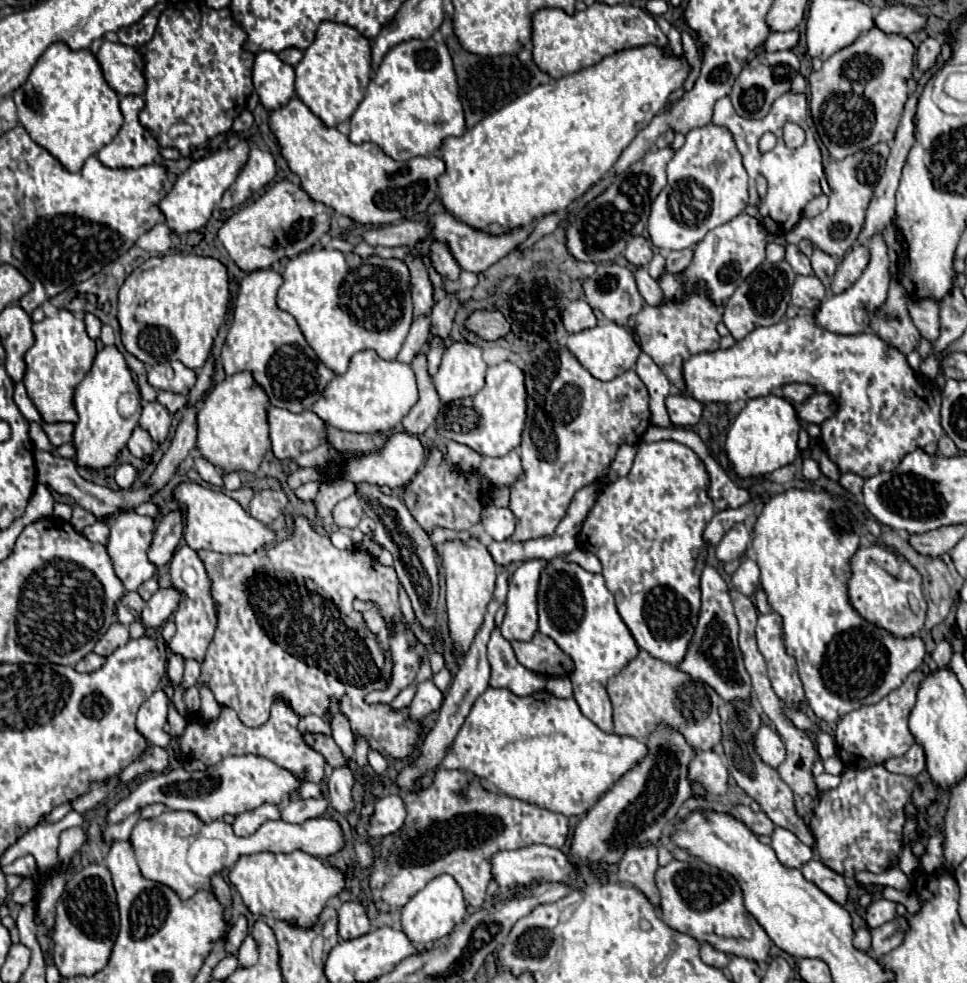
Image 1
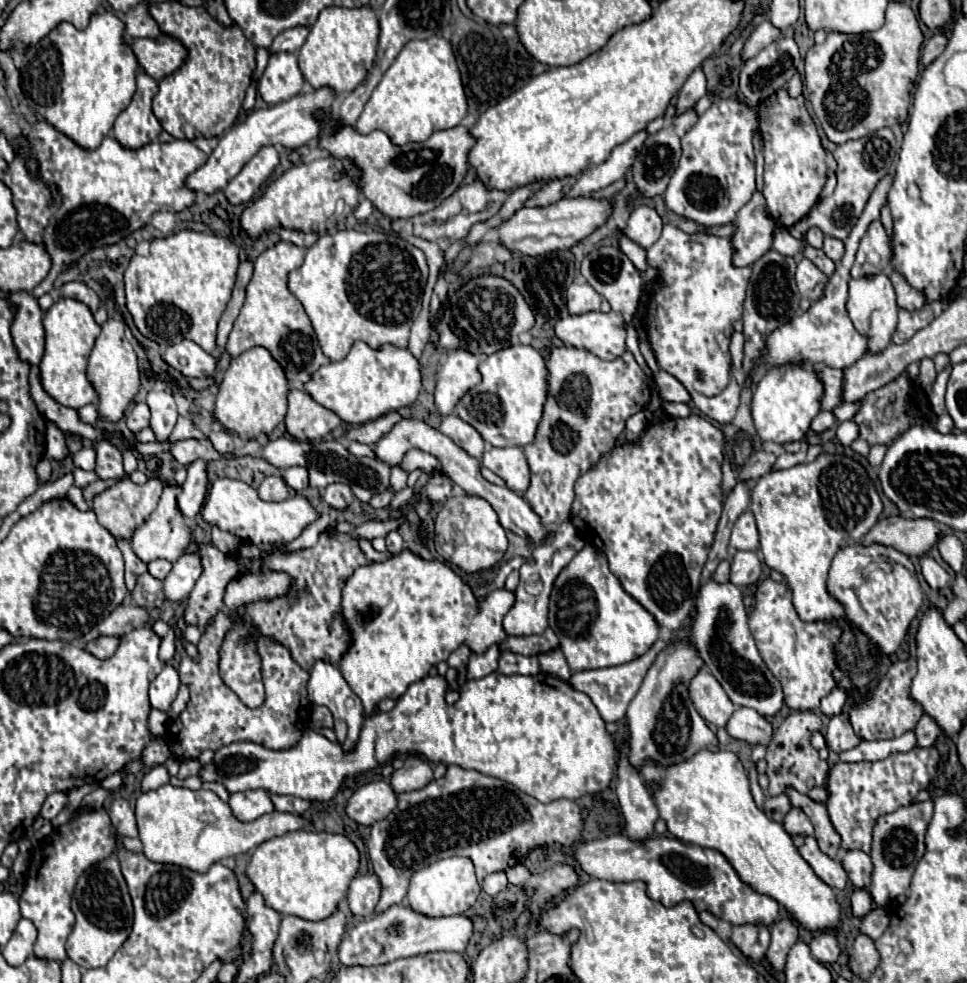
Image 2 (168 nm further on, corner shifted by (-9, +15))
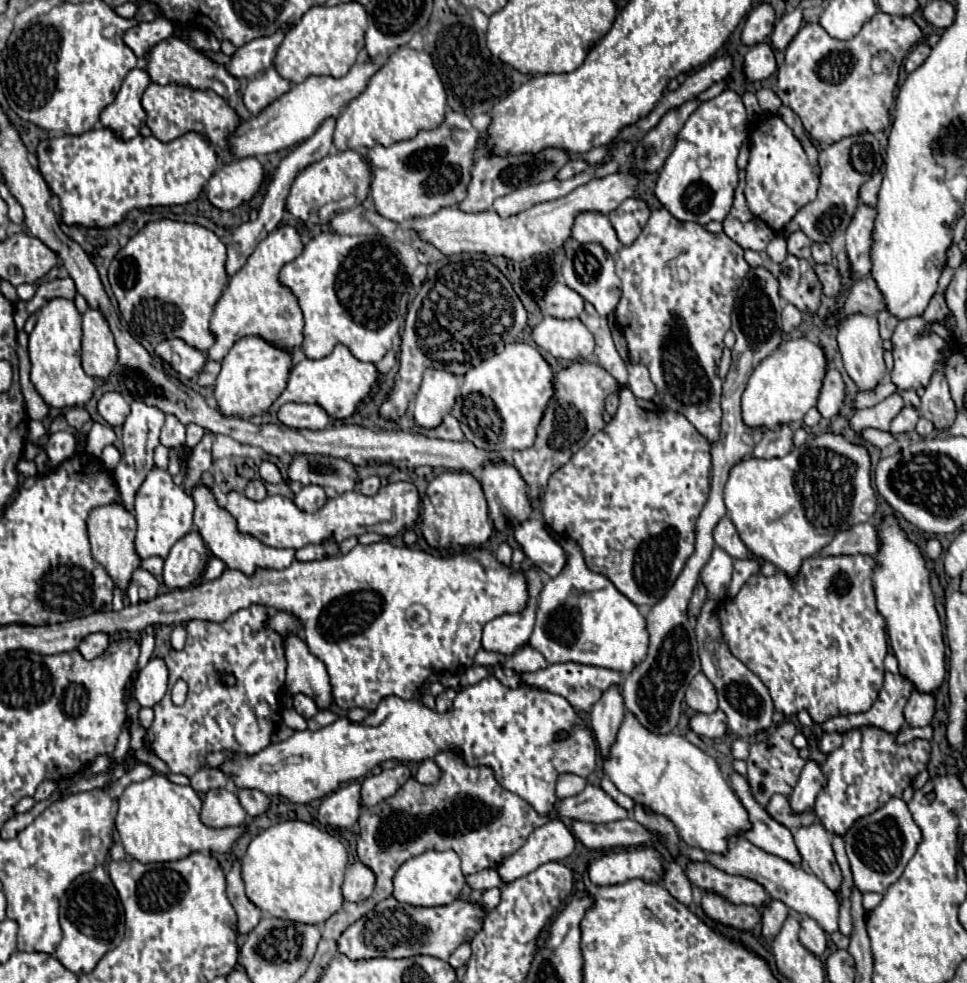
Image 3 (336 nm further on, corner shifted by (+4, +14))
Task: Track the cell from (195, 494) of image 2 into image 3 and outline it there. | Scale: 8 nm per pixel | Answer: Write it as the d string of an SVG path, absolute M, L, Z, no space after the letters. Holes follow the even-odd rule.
M205 432L205 438L191 450L191 456L187 458L189 474L185 478L185 490L193 488L197 482L201 482L201 472L209 470L213 460L211 460L211 446L213 446L215 436L211 432Z

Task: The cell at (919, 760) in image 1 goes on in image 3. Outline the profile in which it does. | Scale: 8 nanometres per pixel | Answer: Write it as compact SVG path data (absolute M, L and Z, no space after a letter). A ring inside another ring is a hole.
M913 690L905 704L905 720L909 726L927 726L935 714L935 696L931 692Z

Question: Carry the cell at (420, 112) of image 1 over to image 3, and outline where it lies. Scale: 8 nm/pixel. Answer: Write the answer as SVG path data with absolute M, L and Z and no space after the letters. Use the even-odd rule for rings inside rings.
M399 48L369 80L367 90L339 114L335 122L333 144L339 152L363 152L377 144L391 146L399 140L415 138L419 130L437 128L445 118L445 110L447 94L429 54L411 48Z

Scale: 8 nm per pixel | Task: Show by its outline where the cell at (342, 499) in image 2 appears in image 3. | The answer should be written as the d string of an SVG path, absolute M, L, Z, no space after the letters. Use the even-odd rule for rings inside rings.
M303 486L295 496L293 496L293 504L299 510L305 512L313 512L319 510L323 504L327 502L327 494L321 486Z

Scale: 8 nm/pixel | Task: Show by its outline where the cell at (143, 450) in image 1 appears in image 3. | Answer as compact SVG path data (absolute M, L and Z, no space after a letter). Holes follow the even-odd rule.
M105 392L97 402L97 410L109 426L121 426L129 414L129 404L119 392Z

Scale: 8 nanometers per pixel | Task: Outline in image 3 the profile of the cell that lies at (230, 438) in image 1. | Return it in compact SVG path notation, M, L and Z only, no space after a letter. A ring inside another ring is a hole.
M245 336L233 344L229 354L221 362L221 372L215 384L215 400L223 414L239 414L249 418L253 414L263 414L279 398L289 380L289 370L293 368L291 350L273 346L265 338Z

